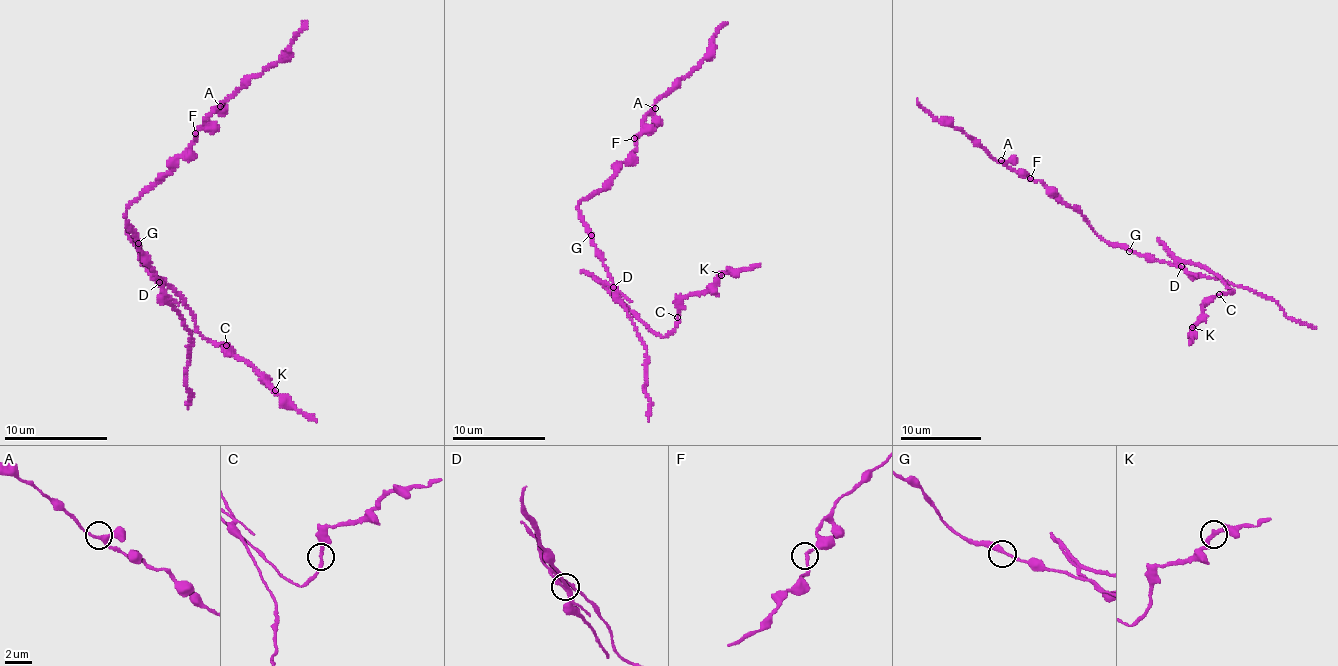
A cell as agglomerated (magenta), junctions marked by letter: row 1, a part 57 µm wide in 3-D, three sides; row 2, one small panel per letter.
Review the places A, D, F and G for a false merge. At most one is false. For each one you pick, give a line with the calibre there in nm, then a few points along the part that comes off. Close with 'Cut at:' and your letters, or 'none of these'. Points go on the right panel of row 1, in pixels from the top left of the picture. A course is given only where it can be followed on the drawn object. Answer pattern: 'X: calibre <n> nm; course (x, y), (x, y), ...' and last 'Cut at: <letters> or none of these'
D: calibre 240 nm; course (1180, 267), (1182, 262), (1199, 263), (1234, 291), (1217, 294), (1203, 305), (1204, 319), (1192, 328), (1189, 345)
Cut at: D

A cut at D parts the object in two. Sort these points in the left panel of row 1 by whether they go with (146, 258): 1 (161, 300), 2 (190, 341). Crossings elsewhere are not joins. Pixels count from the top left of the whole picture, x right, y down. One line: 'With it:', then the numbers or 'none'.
With it: 1, 2

